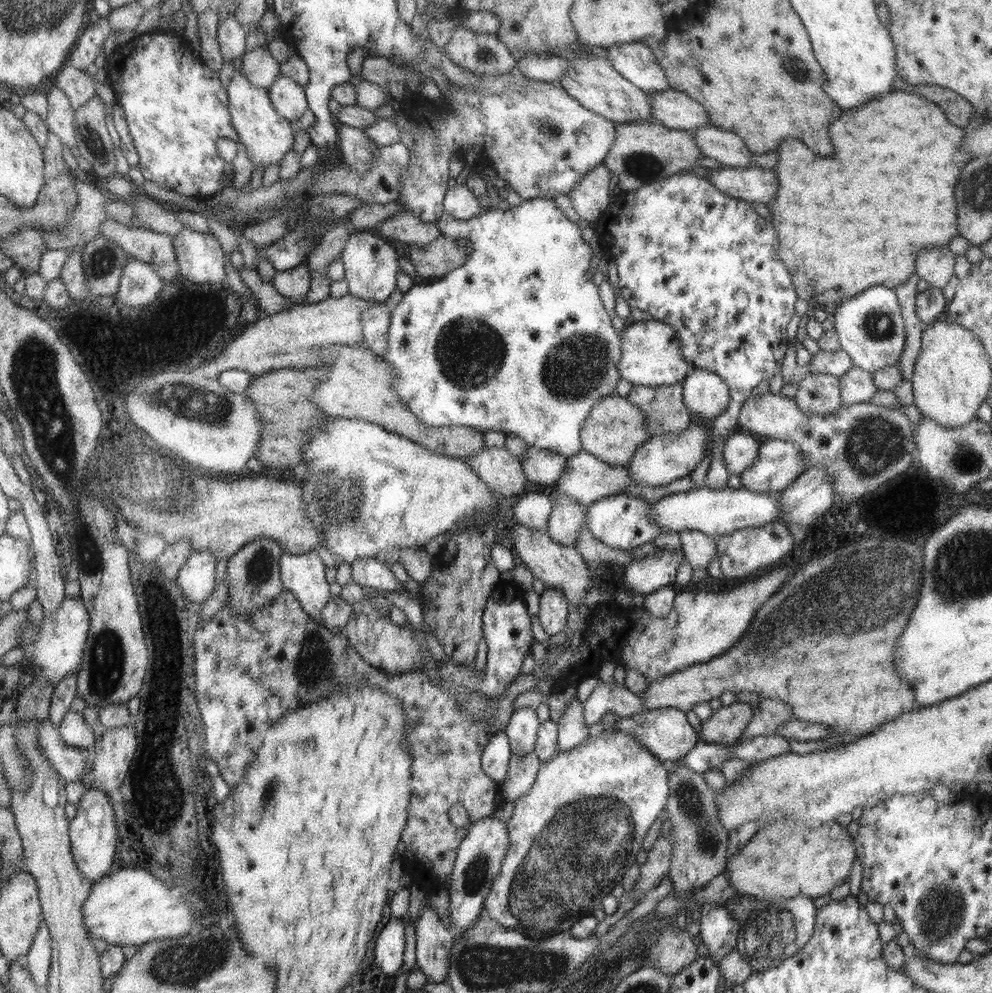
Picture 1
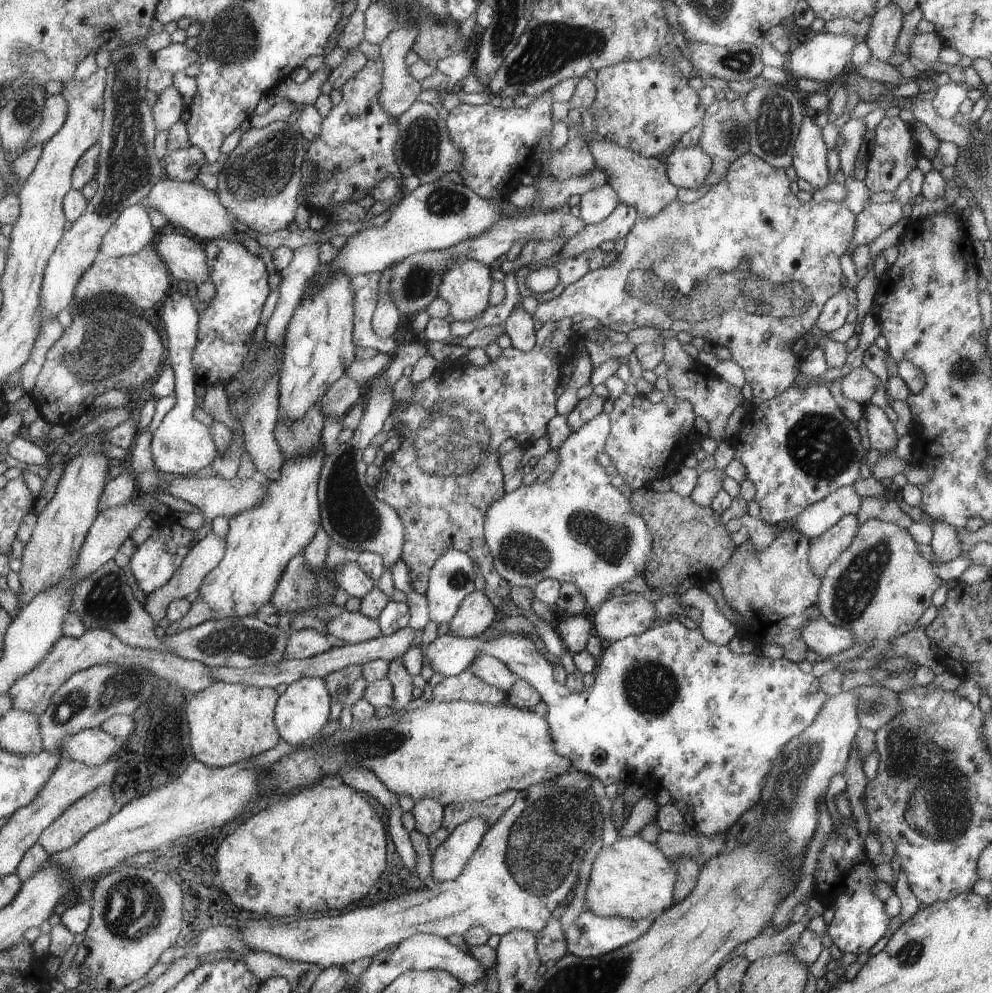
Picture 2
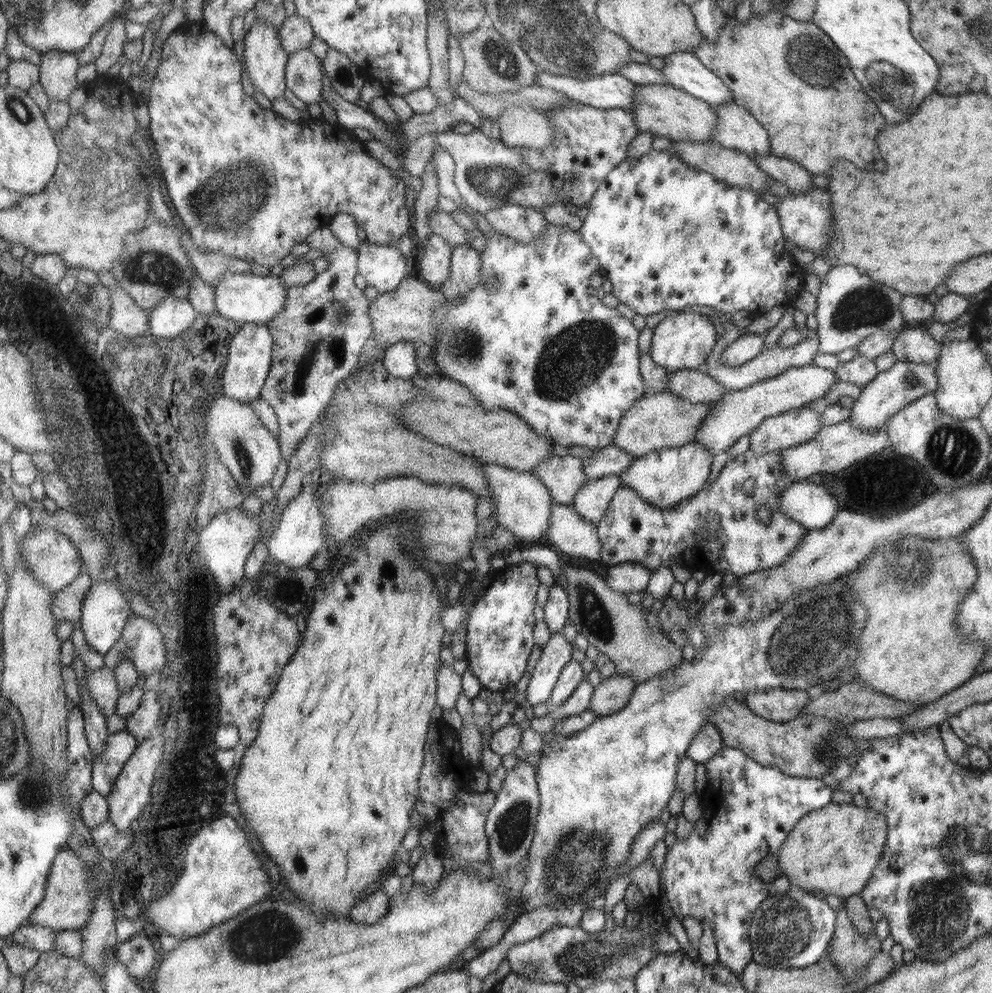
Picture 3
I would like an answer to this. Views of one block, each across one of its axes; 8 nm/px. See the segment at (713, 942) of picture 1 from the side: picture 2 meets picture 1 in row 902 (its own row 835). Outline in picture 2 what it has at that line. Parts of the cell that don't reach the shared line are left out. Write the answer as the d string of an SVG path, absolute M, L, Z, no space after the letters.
M672 620L661 626L652 627L640 636L632 635L623 638L620 642L613 642L604 650L595 672L595 682L589 688L586 687L582 692L573 693L568 690L565 684L561 684L555 678L554 664L550 663L543 655L543 651L537 648L536 643L528 636L522 633L494 632L486 637L480 635L477 637L452 637L446 633L435 638L427 648L427 659L434 672L440 672L446 677L454 677L457 674L469 670L470 666L476 662L481 655L490 655L495 659L503 662L518 678L526 680L536 692L540 694L541 700L544 700L548 708L546 714L547 723L551 729L551 737L554 742L555 751L564 758L570 759L570 762L576 771L596 776L600 782L605 785L614 783L625 783L632 778L642 778L646 772L650 774L656 770L656 766L664 768L664 780L668 778L668 792L671 794L672 801L682 800L684 804L694 810L695 823L692 828L700 835L712 836L716 833L726 833L727 830L747 811L758 804L763 786L767 781L767 776L771 766L776 760L780 759L783 746L791 738L803 733L810 725L814 724L815 718L823 708L823 704L829 697L819 685L819 678L814 677L812 673L806 674L800 670L798 664L788 660L786 657L781 659L771 659L764 657L758 650L754 649L750 653L737 654L732 652L728 645L716 645L708 642L702 636L700 629L687 629L680 621Z

